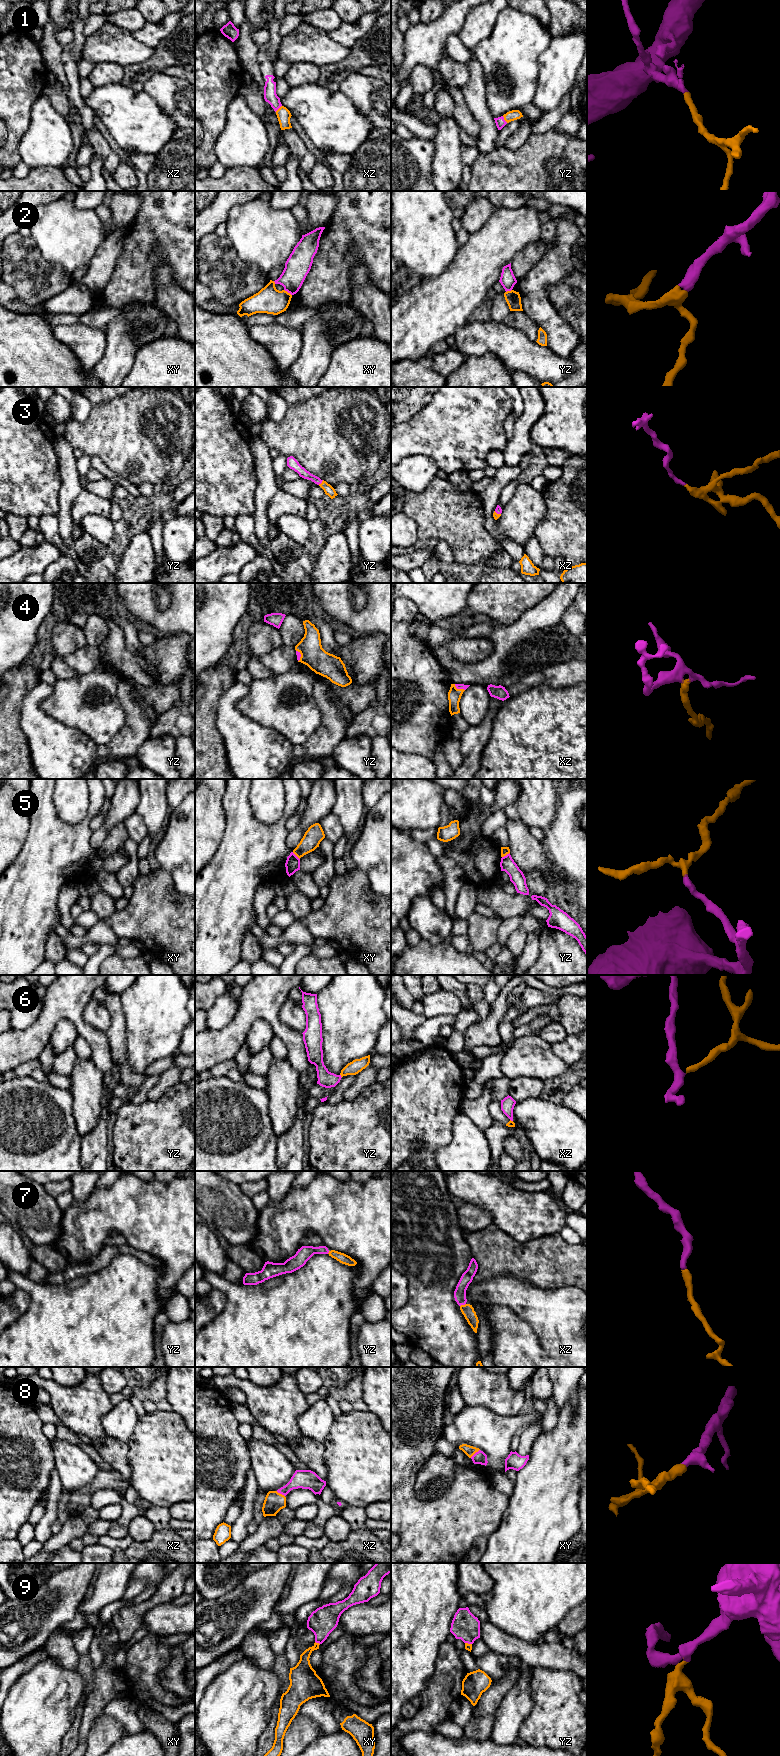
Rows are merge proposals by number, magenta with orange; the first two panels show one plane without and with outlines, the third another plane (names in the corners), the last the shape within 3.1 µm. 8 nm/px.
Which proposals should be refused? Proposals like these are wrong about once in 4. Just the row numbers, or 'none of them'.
5, 6

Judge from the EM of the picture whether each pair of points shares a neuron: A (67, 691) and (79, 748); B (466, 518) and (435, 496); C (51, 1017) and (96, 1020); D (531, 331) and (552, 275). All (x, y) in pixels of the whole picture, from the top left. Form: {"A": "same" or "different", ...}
{"A": "different", "B": "same", "C": "different", "D": "different"}

